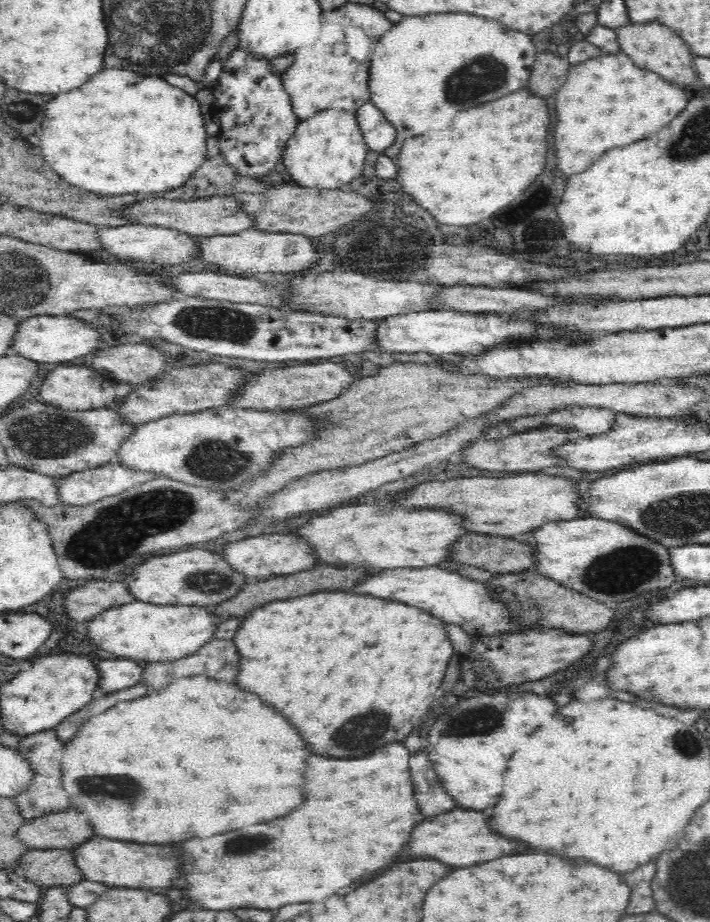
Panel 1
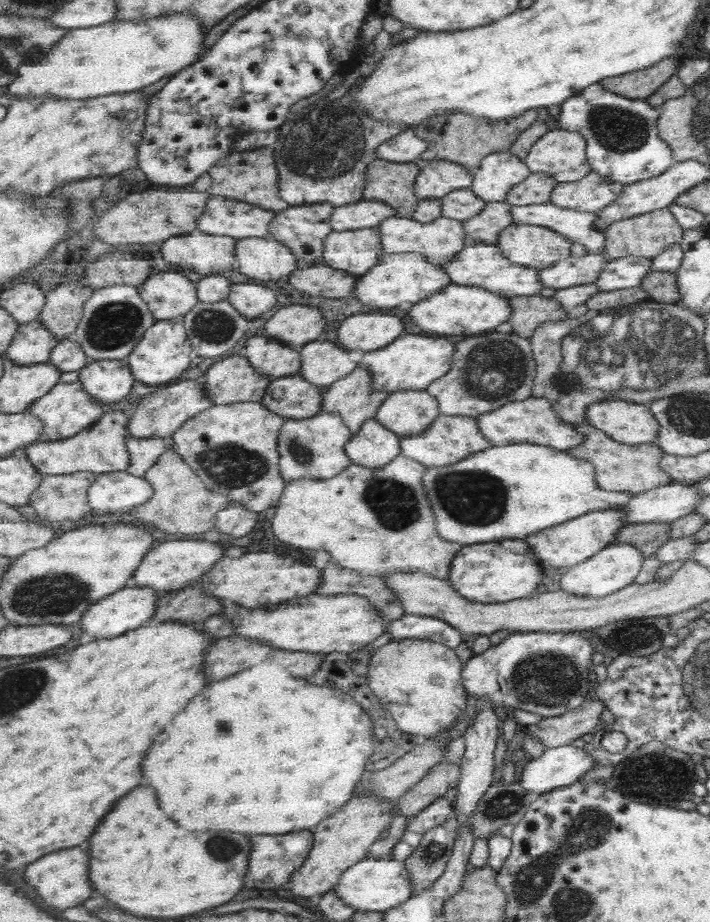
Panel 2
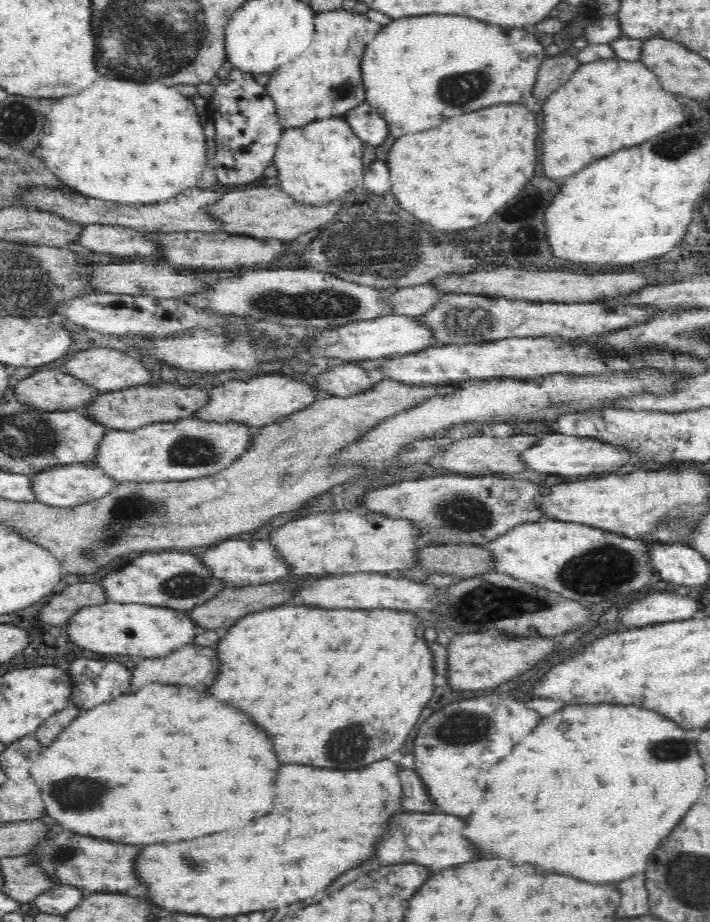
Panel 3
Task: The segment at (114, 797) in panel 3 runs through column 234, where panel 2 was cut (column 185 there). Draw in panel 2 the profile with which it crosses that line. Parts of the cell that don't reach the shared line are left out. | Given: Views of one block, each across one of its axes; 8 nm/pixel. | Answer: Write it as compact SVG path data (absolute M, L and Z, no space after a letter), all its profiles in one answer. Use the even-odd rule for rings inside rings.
M269 662L261 666L253 666L235 674L233 678L211 682L201 696L197 696L183 714L179 714L173 724L159 736L155 746L151 748L149 756L145 758L145 776L151 780L151 786L157 790L161 798L161 808L169 818L173 818L179 826L187 830L231 830L241 834L297 834L301 830L315 830L321 822L329 820L337 810L341 810L349 800L355 798L357 788L361 786L361 778L367 774L369 758L375 754L377 746L373 744L375 738L375 722L363 710L363 706L351 696L343 694L341 690L329 690L325 686L313 686L311 680L301 680L291 676L285 668Z

